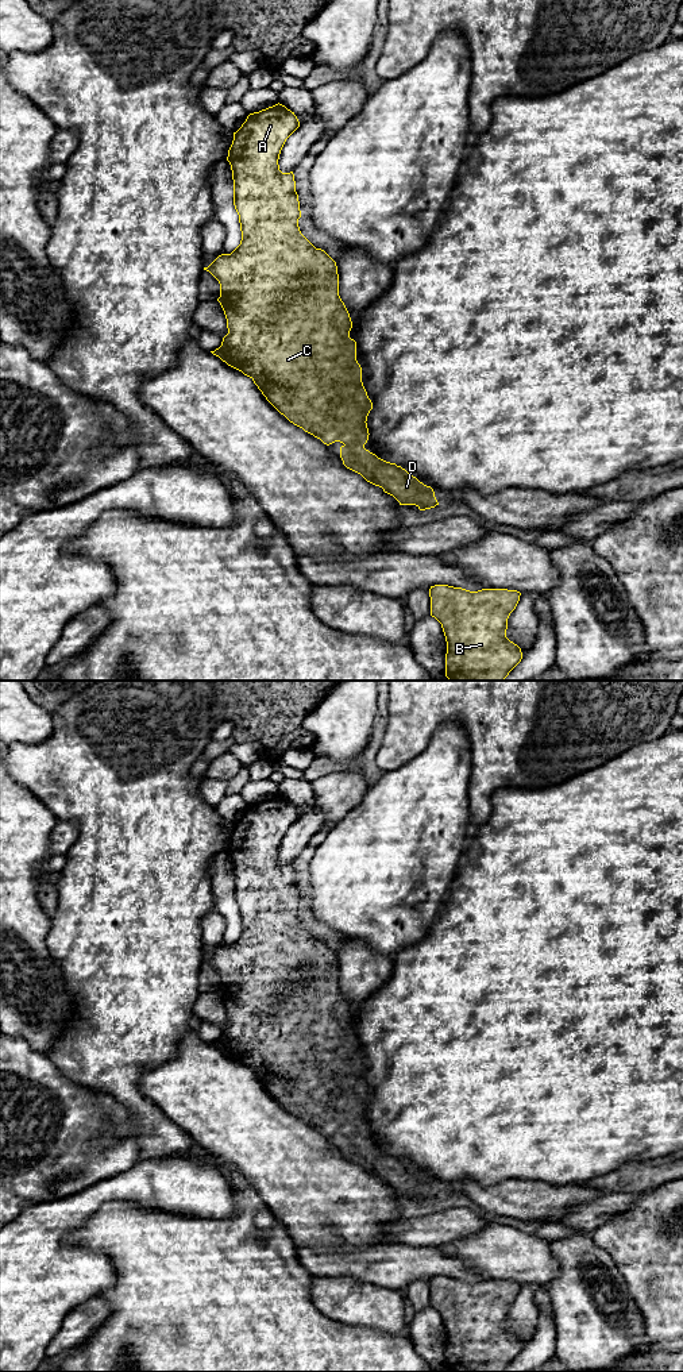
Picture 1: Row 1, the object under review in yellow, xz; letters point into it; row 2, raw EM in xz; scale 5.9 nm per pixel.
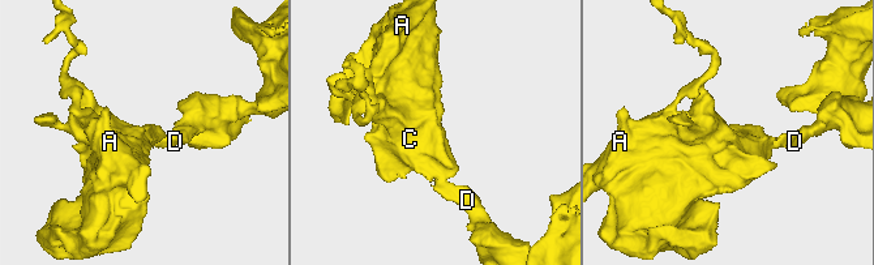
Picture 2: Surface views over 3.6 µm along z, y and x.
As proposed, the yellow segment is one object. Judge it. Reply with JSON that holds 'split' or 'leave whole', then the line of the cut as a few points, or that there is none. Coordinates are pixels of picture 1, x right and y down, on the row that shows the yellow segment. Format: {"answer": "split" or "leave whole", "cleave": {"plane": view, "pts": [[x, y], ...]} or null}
{"answer": "leave whole", "cleave": null}

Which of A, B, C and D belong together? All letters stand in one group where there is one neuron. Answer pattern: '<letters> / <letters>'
A B C D

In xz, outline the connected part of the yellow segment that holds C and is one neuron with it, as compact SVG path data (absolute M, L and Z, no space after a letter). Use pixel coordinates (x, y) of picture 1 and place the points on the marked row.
M275 104L250 113L234 132L227 161L234 180L234 205L239 215L242 240L231 254L219 255L204 270L220 284L220 302L228 334L213 355L228 366L250 377L266 400L290 423L329 446L340 442L343 465L360 474L367 482L393 496L400 505L416 505L420 510L439 505L435 492L401 466L386 462L364 448L368 440L367 416L373 402L362 382L362 367L356 361L356 342L350 338L352 321L339 296L336 262L321 248L316 248L300 231L301 217L293 172L282 173L278 159L286 139L300 127L294 112Z

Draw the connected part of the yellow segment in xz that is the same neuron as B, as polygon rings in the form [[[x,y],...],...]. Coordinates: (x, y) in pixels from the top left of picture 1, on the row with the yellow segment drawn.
[[[448,585],[431,586],[431,616],[441,624],[445,636],[445,677],[449,681],[503,681],[521,662],[521,648],[506,637],[508,618],[520,596],[508,589],[470,591]]]

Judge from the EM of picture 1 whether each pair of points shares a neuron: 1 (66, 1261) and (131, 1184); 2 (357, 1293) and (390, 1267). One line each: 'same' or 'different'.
1: same
2: different

